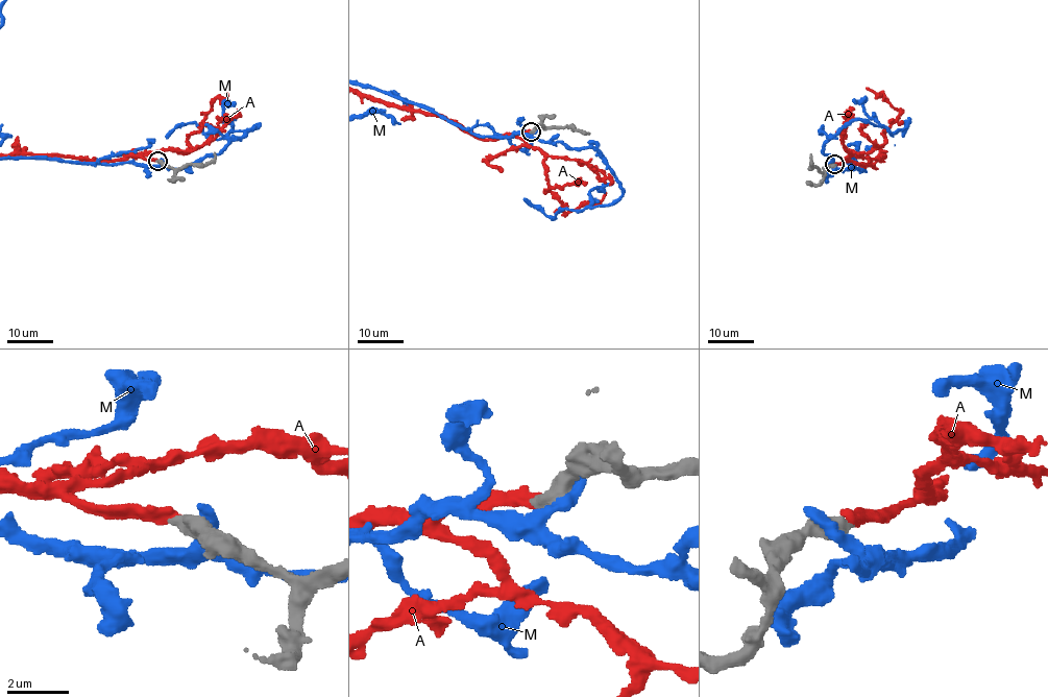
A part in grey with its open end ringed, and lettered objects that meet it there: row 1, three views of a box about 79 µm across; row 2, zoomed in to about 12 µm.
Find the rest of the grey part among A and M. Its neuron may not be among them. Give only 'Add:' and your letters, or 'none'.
Add: A

